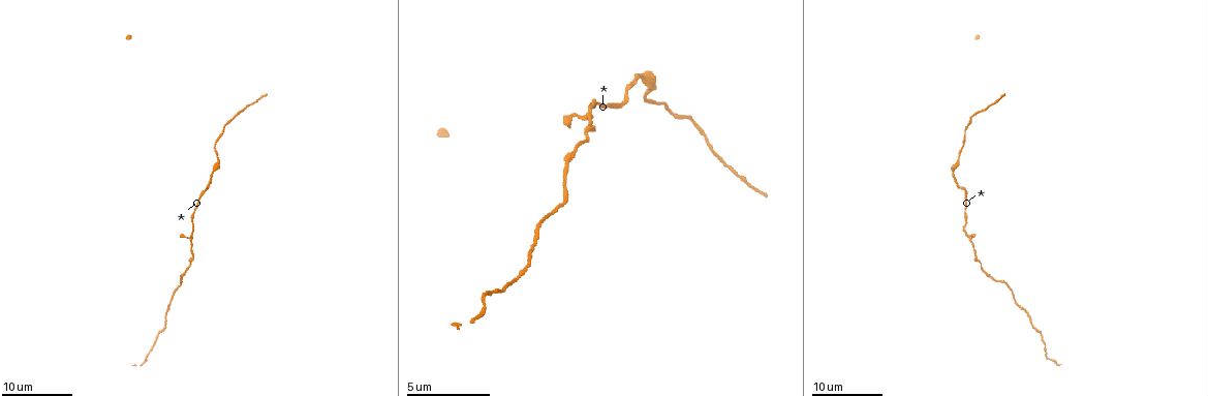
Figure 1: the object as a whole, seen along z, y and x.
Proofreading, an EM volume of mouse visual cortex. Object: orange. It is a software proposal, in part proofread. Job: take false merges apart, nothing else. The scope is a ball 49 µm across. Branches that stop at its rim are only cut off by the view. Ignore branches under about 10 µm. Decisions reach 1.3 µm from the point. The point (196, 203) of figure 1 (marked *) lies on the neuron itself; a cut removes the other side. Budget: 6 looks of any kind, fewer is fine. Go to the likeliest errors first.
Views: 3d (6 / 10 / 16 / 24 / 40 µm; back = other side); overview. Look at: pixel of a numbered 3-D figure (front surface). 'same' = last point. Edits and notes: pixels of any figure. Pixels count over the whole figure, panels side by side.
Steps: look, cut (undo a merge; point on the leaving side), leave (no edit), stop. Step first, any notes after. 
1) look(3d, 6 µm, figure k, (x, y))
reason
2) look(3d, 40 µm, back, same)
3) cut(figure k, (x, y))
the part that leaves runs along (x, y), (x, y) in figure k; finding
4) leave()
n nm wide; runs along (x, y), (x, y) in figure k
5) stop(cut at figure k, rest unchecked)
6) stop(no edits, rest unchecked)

look(3d, 16 µm, figure 1, (217, 160))
sudden change in width

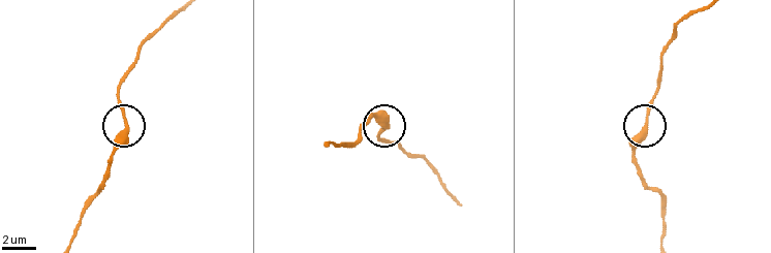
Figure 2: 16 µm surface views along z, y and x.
leave()
one neuron here

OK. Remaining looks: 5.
look(3d, 10 µm, figure 1, (564, 180))
thin neck

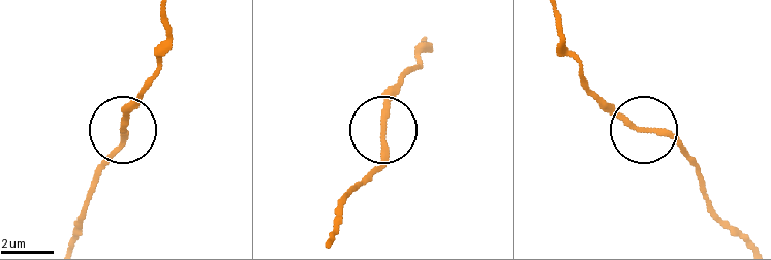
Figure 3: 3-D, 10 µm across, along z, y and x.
leave()
runs along (554, 17), (586, 83), (697, 167) in figure 3; continuous, no second neuron

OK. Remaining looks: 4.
look(3d, 10 µm, figure 1, (590, 124))
thin neck

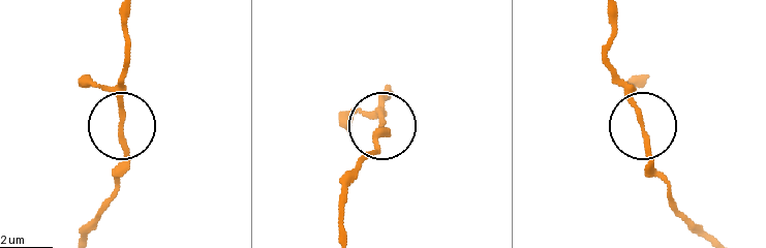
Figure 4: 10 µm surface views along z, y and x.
look(3d, 10 µm, back, figure 4, (381, 125))

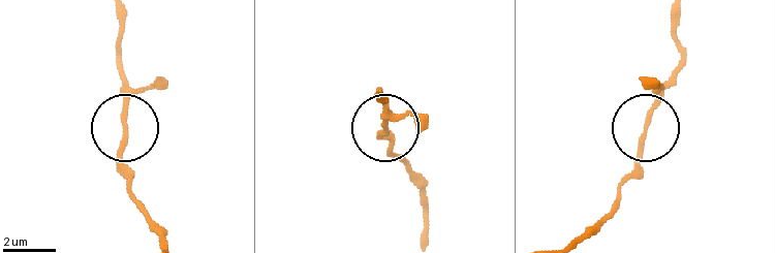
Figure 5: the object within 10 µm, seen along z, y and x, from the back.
leave()
170 nm wide; runs along (674, 20), (680, 66), (649, 119), (638, 166), (620, 190) in figure 5; one neuron here

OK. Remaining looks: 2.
stop(no edits, rest unchecked)

